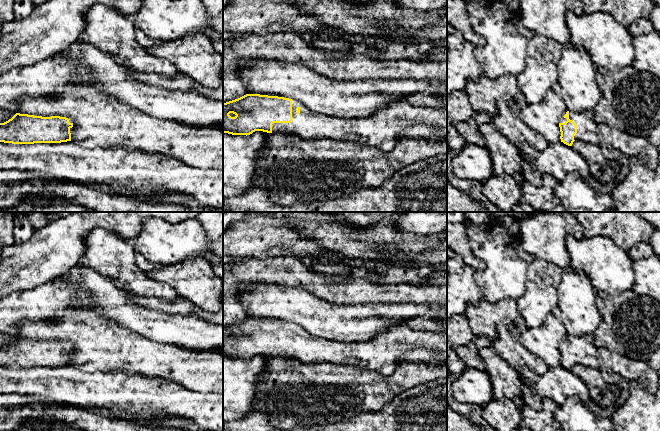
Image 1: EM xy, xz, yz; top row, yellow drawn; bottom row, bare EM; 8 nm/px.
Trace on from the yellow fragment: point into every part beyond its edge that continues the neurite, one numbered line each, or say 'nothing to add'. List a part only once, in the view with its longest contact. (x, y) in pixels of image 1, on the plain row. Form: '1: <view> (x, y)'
1: xz (382, 354)

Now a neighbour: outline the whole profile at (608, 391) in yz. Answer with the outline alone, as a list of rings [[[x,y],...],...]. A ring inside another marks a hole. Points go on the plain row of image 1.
[[[575,364],[573,373],[588,386],[590,403],[588,407],[596,415],[611,418],[629,396],[629,381],[619,374],[606,373],[602,368],[587,368]]]

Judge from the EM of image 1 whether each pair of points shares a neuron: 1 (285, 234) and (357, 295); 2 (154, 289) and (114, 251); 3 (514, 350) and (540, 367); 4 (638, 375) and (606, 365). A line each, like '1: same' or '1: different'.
1: different
2: same
3: same
4: same

